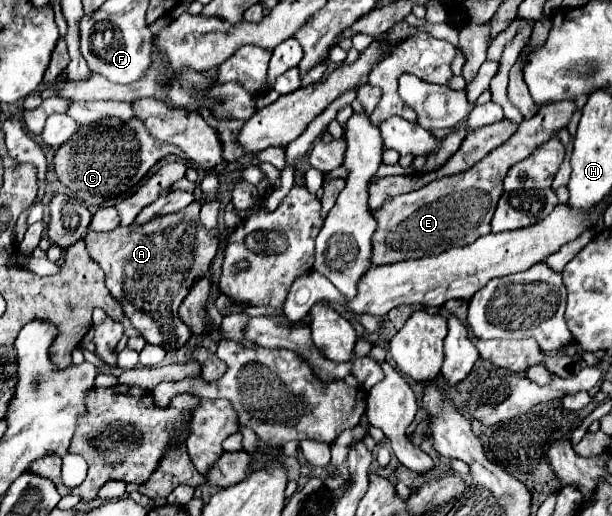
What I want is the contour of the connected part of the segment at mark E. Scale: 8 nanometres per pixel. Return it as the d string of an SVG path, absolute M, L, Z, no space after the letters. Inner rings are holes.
M573 100L545 104L533 118L521 122L521 130L509 138L507 144L501 144L469 170L457 176L437 178L419 190L385 202L373 212L379 224L373 234L373 264L395 264L401 260L435 256L447 248L467 246L479 236L489 234L489 222L503 192L503 178L507 170L515 162L525 160L537 146L555 138L557 130L567 128L575 110L577 106Z

